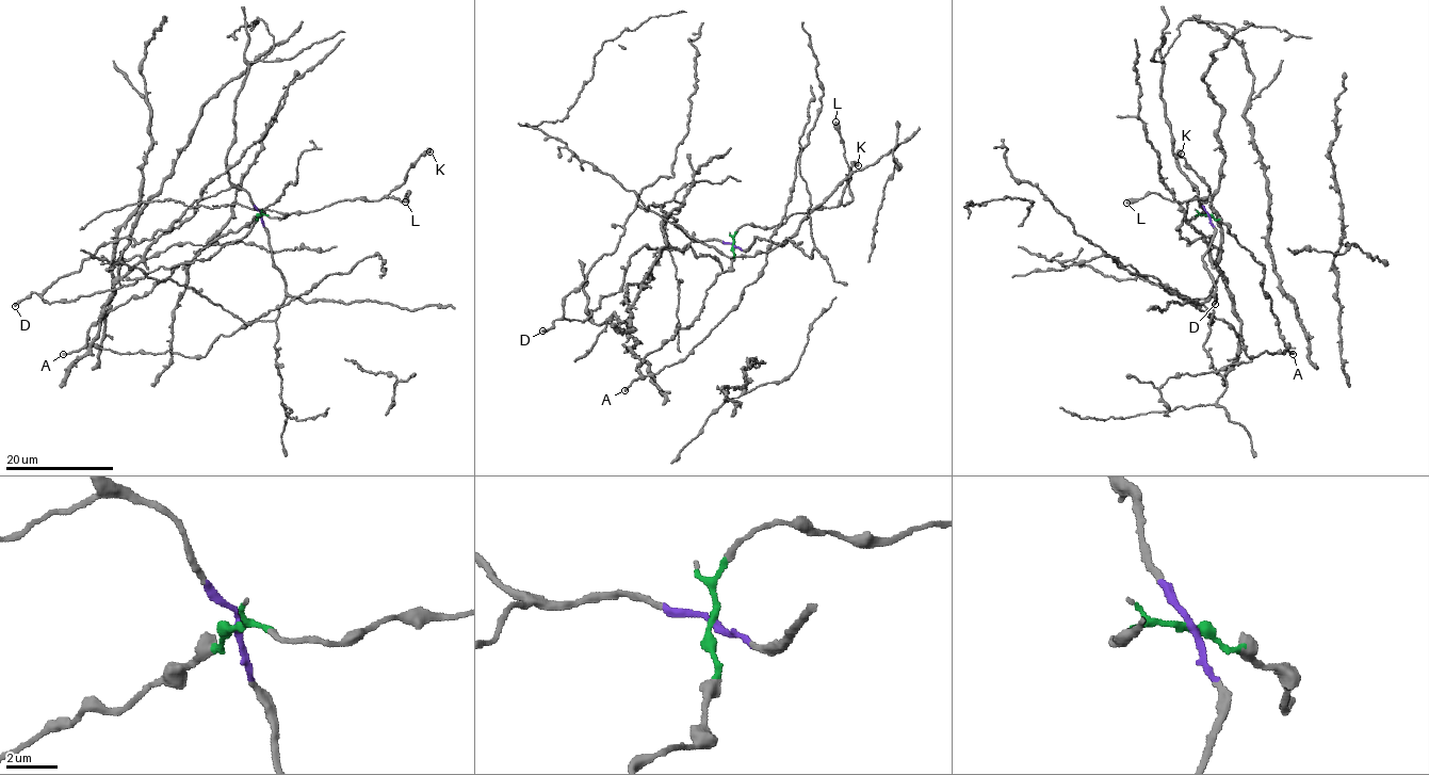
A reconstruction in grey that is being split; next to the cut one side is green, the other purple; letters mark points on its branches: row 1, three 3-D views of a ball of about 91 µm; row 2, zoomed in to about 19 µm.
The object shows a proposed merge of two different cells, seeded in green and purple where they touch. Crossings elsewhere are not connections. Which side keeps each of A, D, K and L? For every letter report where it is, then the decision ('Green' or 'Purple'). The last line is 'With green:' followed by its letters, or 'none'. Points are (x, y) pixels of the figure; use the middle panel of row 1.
A: Place: (624, 390). Green
D: Place: (542, 331). Purple
K: Place: (858, 165). Green
L: Place: (835, 122). Green
With green: A, K, L

